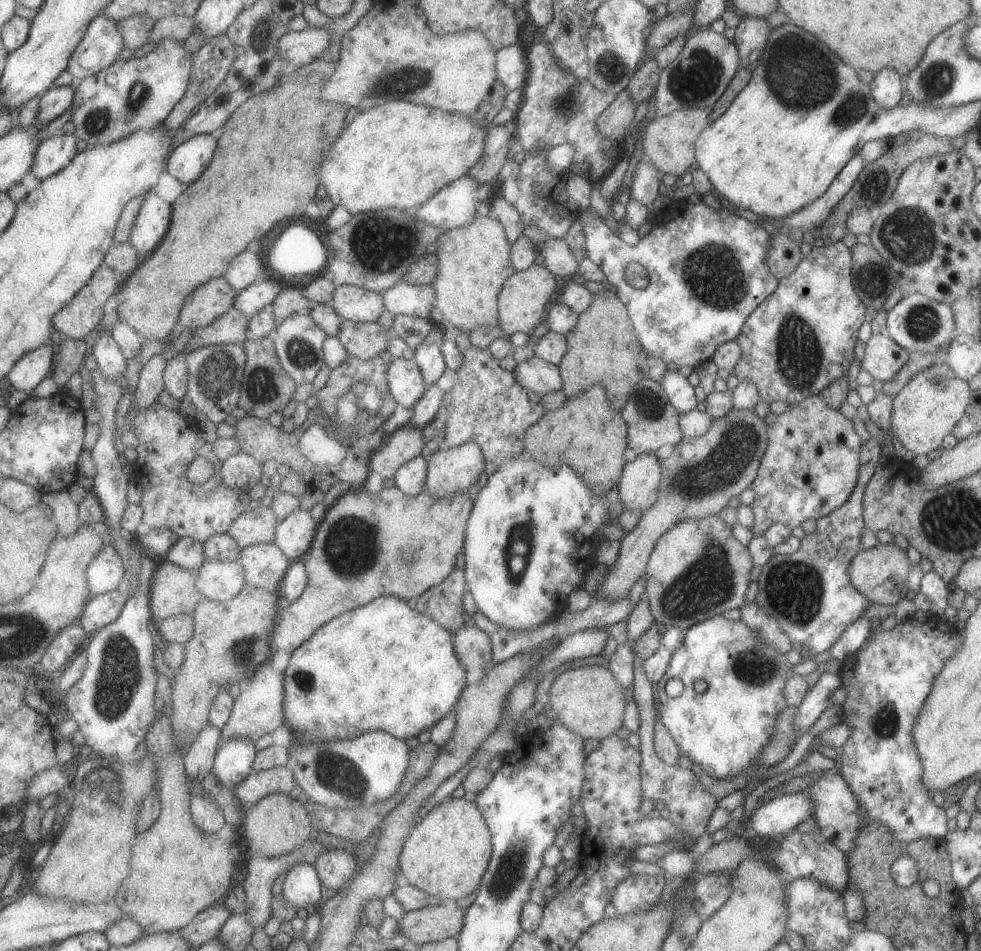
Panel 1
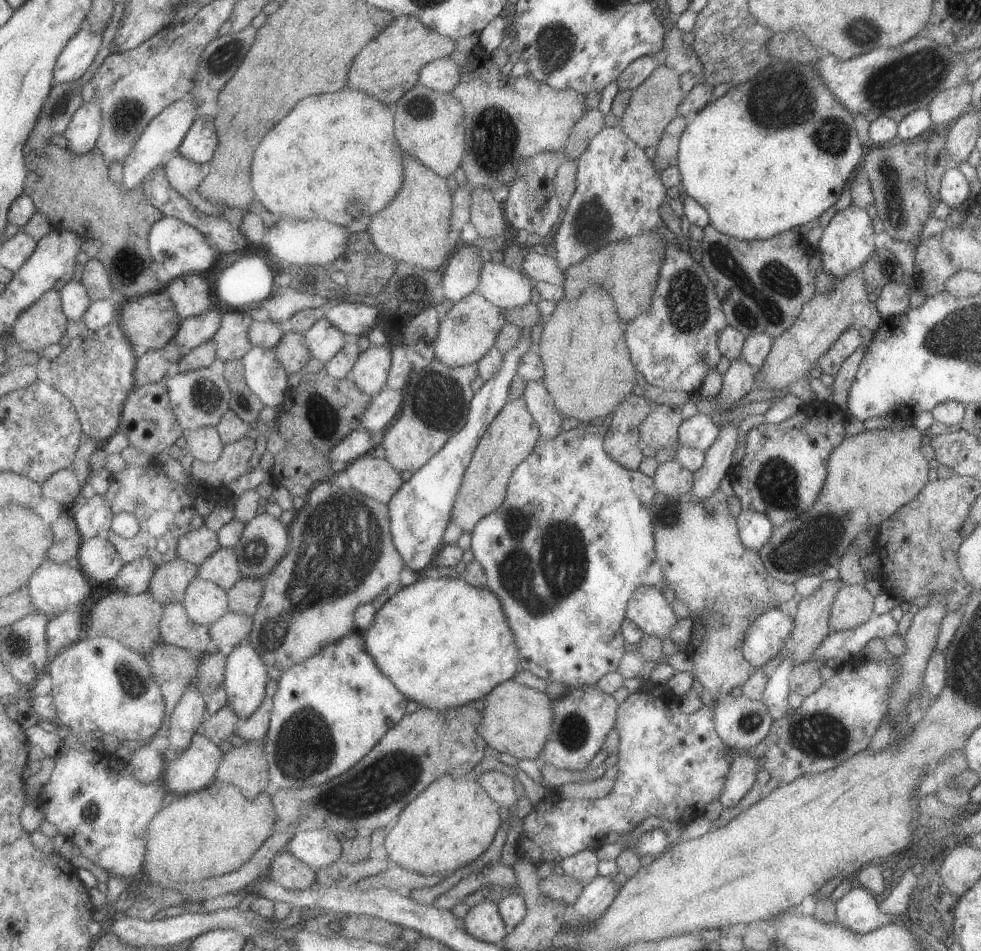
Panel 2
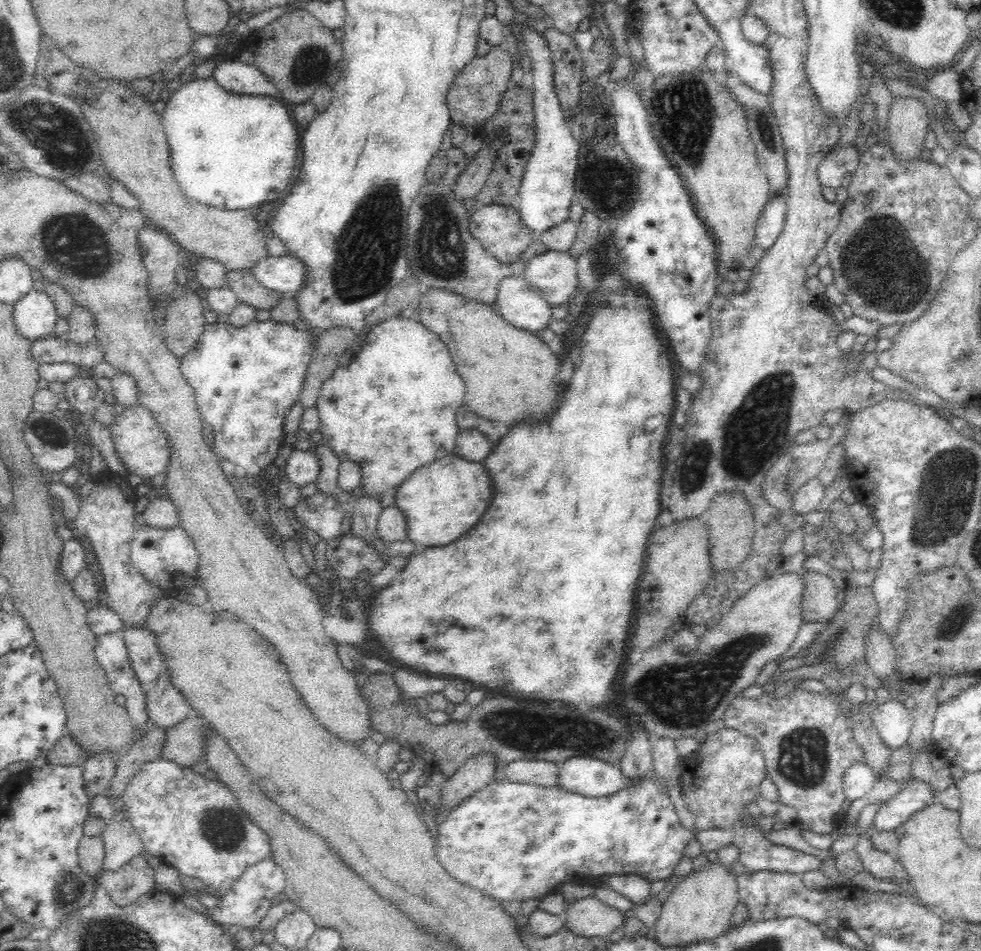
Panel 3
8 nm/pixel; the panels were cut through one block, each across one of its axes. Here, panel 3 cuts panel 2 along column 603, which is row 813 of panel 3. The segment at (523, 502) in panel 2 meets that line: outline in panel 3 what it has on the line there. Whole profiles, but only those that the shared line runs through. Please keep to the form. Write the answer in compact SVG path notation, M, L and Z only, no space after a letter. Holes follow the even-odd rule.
M502 776L460 802L448 814L439 810L441 788L418 786L416 804L428 815L436 813L440 835L436 841L436 856L450 876L482 892L486 897L500 901L537 900L552 894L564 883L592 885L600 882L600 875L634 874L646 880L660 881L674 874L683 855L692 830L678 824L668 796L662 792L660 782L644 778L636 786L620 790L613 796L584 797L556 786L544 787L512 783Z

